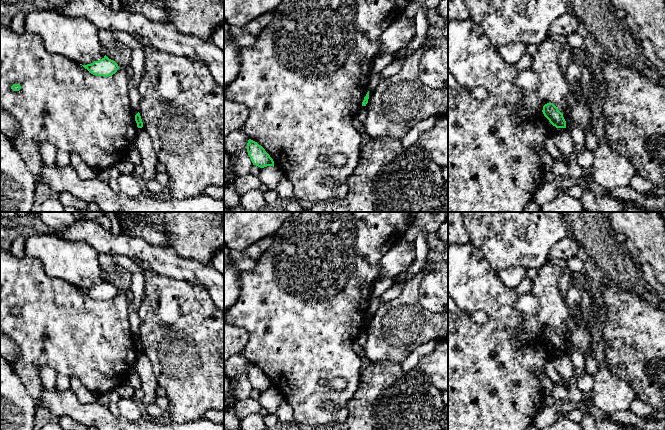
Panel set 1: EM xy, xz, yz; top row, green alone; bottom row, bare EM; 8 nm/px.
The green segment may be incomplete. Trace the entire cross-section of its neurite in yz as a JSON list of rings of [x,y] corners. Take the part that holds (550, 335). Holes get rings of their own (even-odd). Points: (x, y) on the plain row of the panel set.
[[[553,327],[545,328],[542,336],[553,350],[556,352],[566,352],[566,345],[563,338]]]

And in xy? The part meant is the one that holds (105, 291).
[[[106,279],[98,285],[94,285],[91,288],[82,290],[91,298],[103,301],[112,300],[119,293],[118,288],[115,285],[109,283]]]

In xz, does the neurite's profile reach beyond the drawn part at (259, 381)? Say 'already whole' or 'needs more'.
already whole

